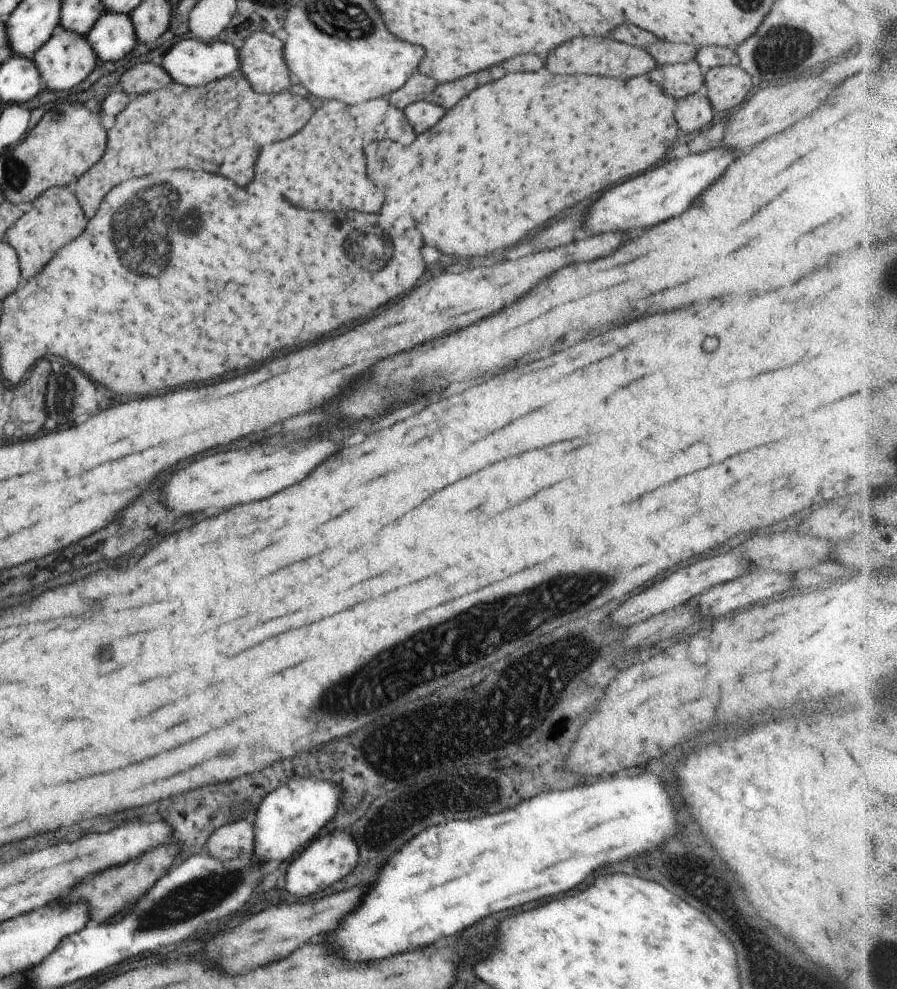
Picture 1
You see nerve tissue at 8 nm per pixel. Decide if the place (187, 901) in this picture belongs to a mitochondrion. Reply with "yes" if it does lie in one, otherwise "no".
yes

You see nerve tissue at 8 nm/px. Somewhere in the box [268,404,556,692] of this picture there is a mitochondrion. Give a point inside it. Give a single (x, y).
(525, 653)

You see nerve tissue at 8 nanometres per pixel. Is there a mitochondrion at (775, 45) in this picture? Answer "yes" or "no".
yes

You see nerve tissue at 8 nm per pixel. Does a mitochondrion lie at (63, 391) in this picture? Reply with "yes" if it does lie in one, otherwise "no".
yes

